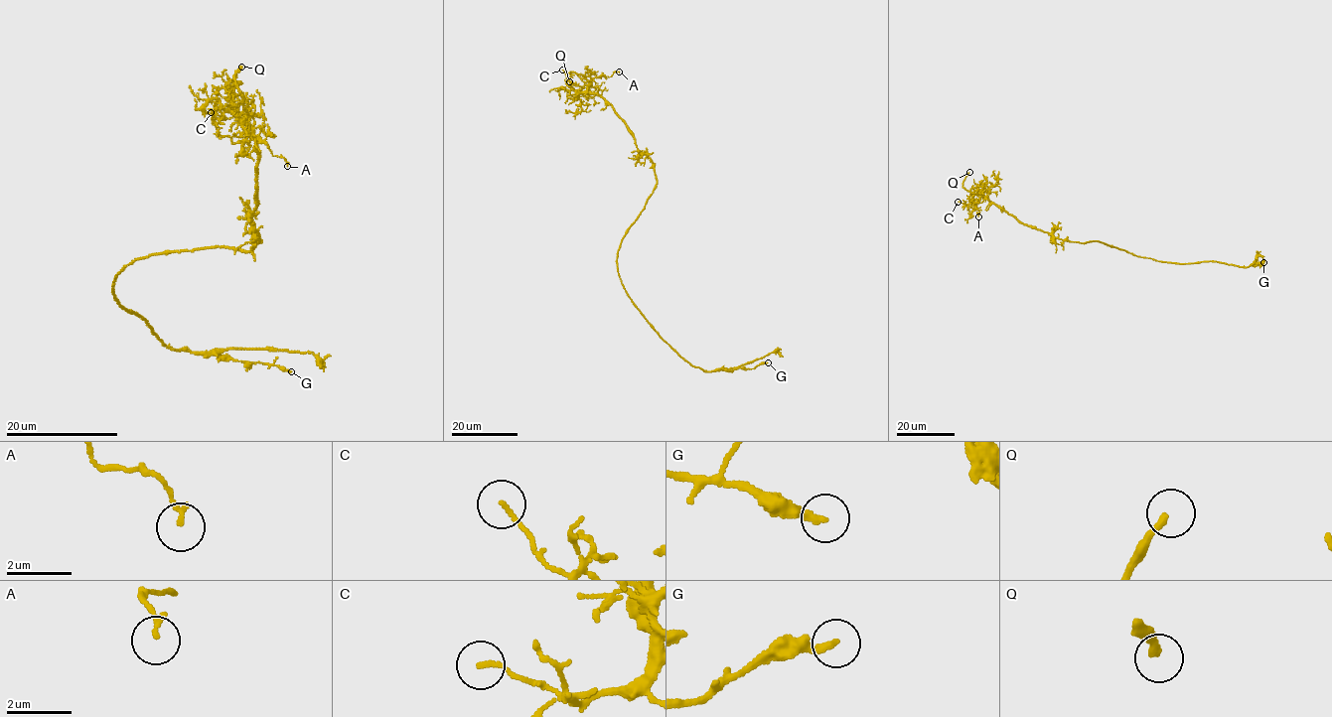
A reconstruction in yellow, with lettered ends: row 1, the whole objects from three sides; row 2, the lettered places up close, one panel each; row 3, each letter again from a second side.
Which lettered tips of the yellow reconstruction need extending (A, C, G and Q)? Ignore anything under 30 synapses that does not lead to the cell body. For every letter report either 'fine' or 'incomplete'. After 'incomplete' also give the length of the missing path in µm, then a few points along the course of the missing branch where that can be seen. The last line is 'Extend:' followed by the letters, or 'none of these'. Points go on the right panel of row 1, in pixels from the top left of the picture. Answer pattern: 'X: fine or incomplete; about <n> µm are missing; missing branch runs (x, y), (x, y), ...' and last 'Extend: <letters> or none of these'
A: fine
C: fine
G: fine
Q: incomplete; about 40 µm are missing; missing branch runs (969, 172), (973, 135), (984, 115), (958, 85)
Extend: Q

